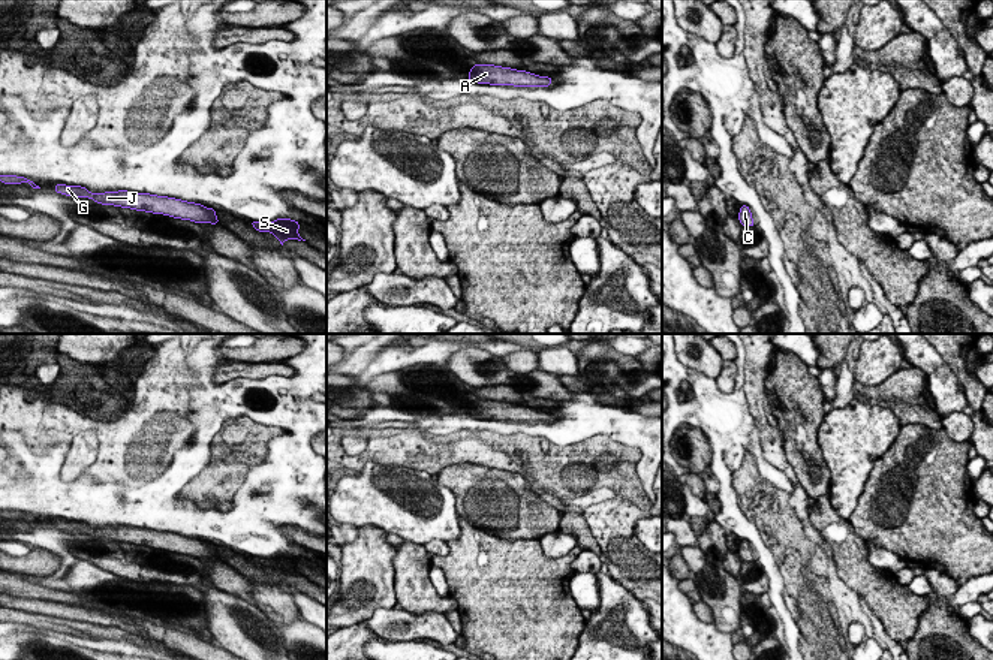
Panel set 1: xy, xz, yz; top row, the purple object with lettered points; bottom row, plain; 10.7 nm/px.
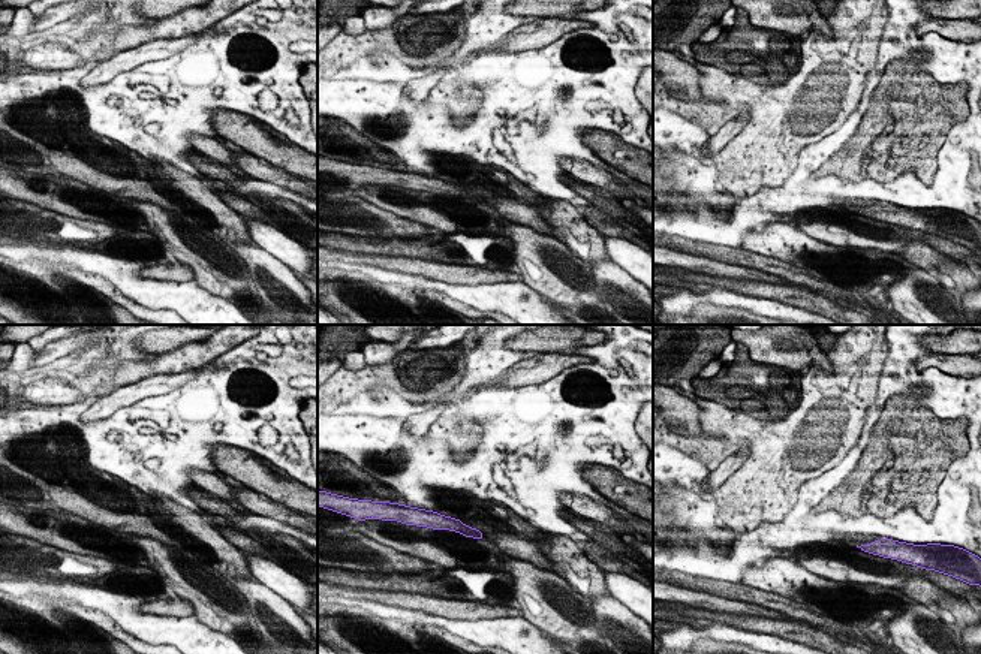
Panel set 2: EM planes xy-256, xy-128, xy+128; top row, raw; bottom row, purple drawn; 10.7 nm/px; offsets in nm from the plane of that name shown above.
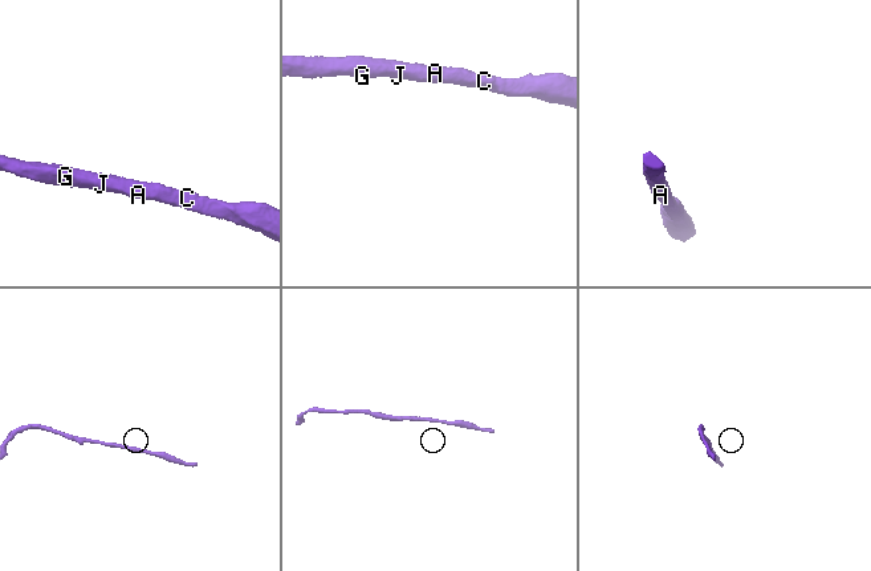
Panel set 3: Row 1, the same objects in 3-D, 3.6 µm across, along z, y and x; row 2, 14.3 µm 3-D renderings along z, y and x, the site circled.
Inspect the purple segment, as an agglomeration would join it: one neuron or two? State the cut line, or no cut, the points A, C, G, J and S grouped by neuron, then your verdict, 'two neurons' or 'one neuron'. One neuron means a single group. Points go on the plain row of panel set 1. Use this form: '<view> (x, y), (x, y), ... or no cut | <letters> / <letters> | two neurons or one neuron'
no cut | A C G J S | one neuron

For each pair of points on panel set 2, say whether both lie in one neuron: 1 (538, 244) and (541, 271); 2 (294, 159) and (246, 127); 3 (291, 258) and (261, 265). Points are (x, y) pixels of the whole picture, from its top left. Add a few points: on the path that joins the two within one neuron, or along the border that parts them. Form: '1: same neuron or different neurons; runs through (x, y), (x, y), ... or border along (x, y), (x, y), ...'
1: same neuron; runs through (538, 250), (541, 265)
2: same neuron; runs through (282, 153), (258, 139)
3: different neurons; border along (256, 244), (282, 261), (297, 276)

